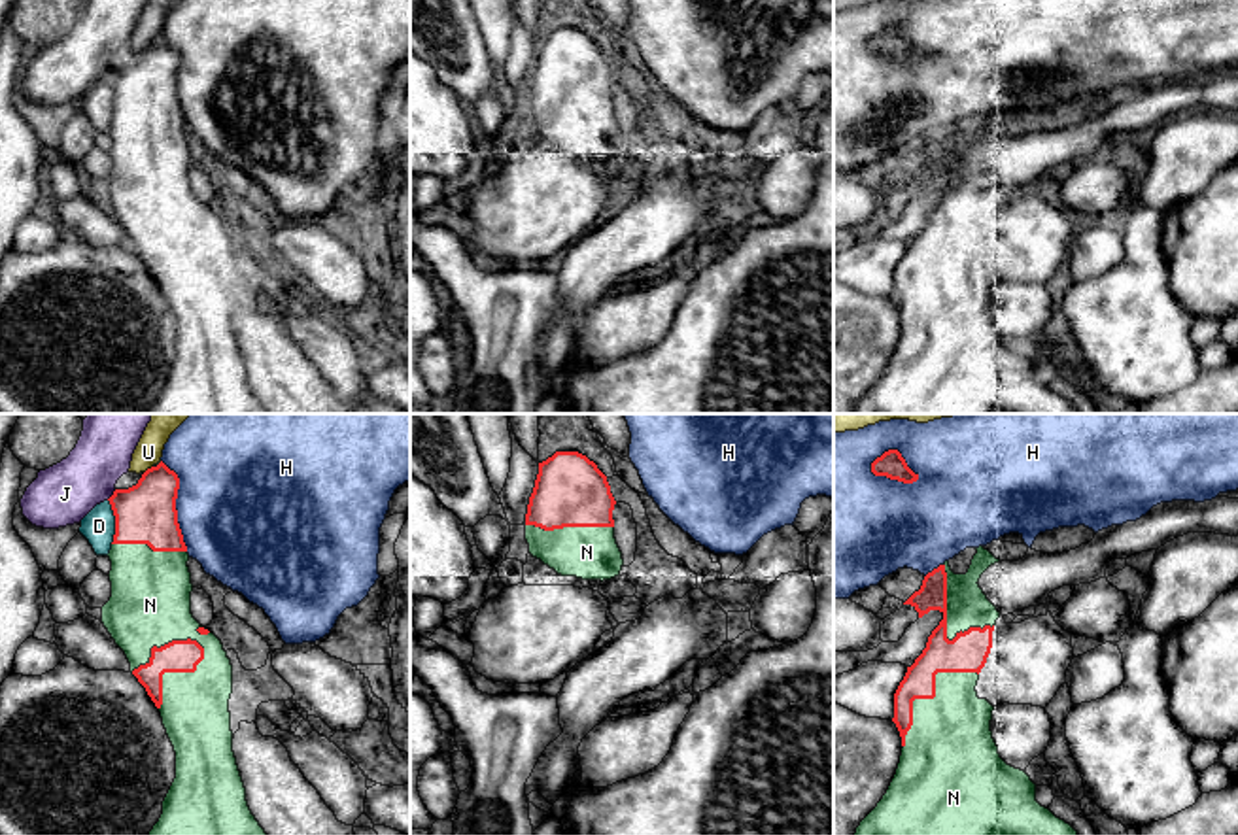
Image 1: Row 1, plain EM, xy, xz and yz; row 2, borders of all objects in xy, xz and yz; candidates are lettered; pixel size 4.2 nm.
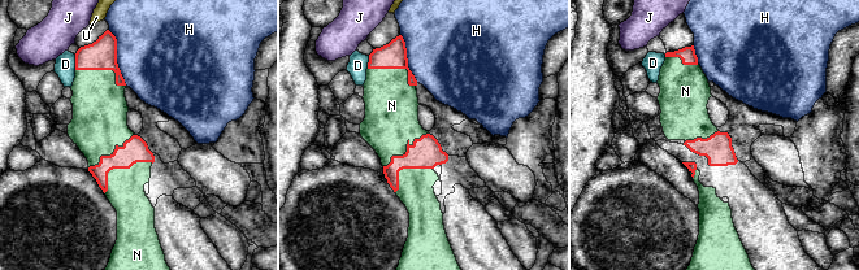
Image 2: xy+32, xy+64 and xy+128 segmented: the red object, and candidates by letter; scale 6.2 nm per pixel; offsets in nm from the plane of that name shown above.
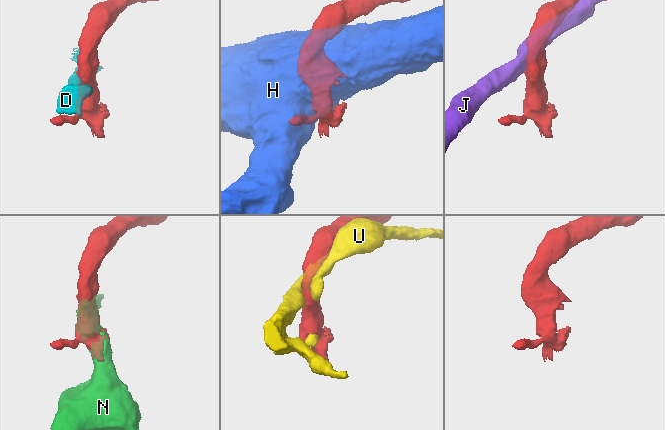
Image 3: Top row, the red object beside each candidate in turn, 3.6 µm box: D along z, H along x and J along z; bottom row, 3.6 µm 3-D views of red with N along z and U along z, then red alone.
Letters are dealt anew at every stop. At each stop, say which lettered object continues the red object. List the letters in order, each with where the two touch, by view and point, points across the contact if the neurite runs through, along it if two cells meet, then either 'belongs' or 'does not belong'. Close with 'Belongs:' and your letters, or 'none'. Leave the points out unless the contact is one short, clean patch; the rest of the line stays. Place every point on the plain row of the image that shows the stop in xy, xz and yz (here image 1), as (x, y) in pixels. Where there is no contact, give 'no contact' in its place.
D: xy (116, 99) | does not belong
H: yz (893, 55) | does not belong
J: xy (112, 72) | does not belong
N: xy (176, 248) | belongs
U: xy (148, 46) | does not belong
Belongs: N

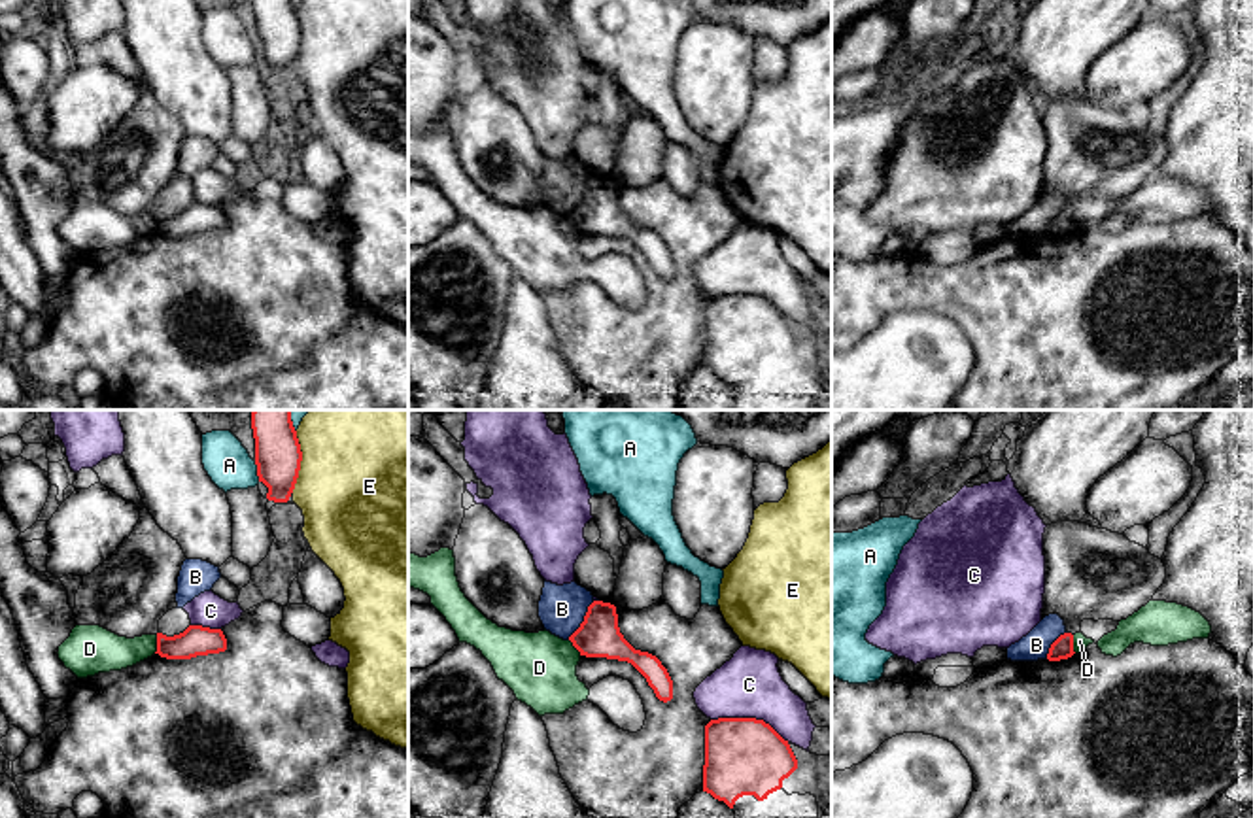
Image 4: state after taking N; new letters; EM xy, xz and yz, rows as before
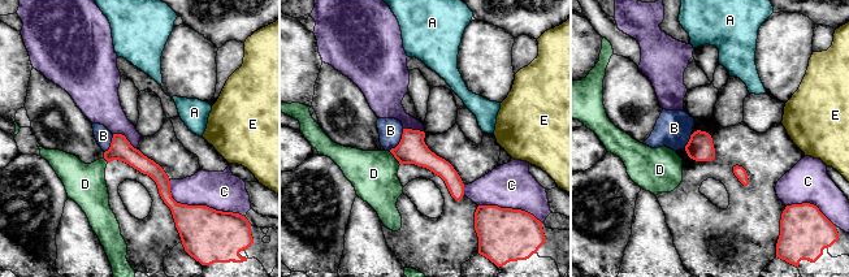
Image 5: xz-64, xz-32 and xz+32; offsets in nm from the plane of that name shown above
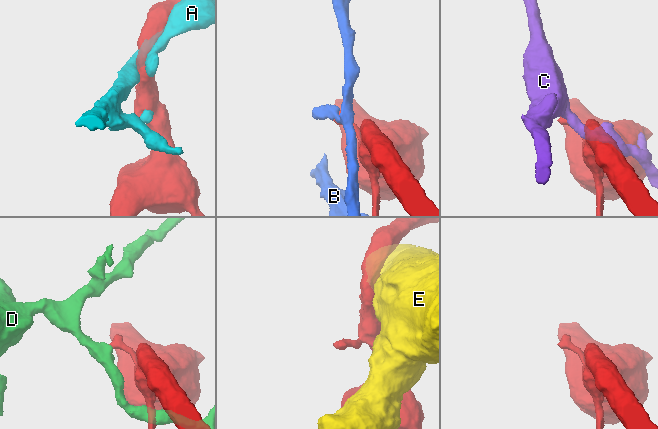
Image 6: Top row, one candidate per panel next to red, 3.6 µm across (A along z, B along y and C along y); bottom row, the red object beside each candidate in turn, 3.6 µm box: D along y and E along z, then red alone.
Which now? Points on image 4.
A: xy (257, 48) | does not belong
B: xz (584, 197) | does not belong
C: xz (751, 295) | does not belong
D: xy (157, 221) | along xy (157, 212), (157, 225), (154, 229) | does not belong
E: xy (299, 38) | does not belong
Belongs: none

